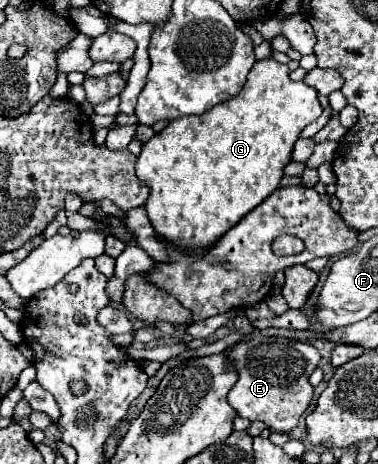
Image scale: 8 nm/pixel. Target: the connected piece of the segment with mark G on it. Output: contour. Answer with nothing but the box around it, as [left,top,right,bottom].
[135,59,323,257]

